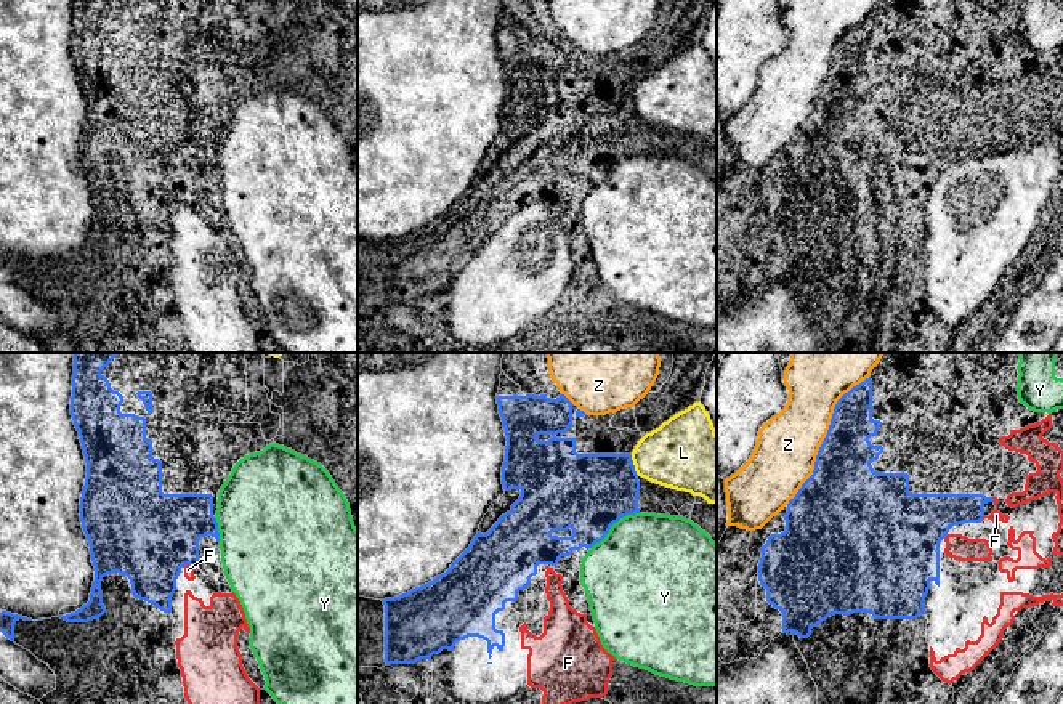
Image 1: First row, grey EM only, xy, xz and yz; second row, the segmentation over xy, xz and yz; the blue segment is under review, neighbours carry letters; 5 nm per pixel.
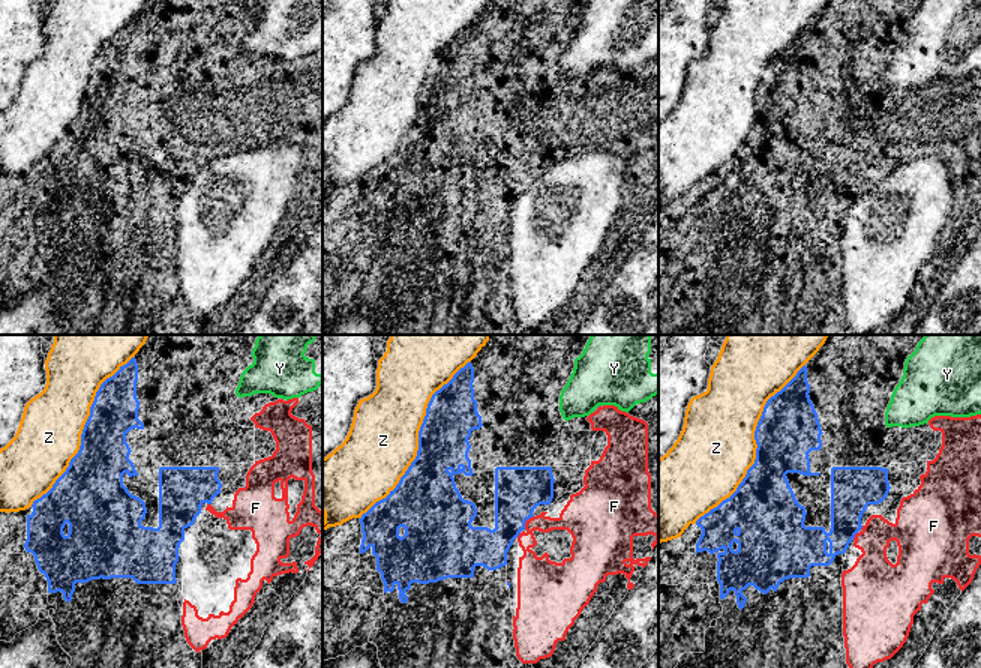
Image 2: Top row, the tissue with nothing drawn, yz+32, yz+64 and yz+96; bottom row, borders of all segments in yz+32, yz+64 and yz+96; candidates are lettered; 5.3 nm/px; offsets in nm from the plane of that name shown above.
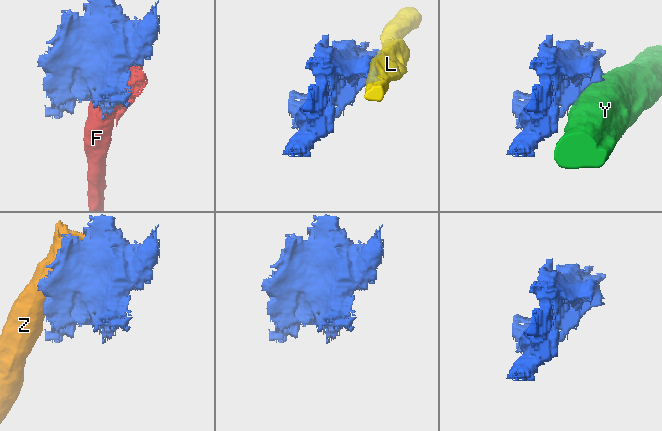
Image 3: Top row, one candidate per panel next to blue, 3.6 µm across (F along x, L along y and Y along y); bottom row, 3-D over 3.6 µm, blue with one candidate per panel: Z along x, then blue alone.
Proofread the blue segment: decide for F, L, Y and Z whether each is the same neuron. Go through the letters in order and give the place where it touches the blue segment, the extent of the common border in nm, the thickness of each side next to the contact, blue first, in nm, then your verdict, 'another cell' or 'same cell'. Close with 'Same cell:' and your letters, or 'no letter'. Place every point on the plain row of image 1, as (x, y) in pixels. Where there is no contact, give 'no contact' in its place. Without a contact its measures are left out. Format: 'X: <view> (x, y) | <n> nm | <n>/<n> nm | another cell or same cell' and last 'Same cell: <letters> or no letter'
F: yz (993, 140) | 40 nm | 180/50 nm | same cell
L: xz (634, 106) | 110 nm | 380/360 nm | another cell
Y: xz (613, 164) | 320 nm | 400/480 nm | another cell
Z: yz (826, 77) | 750 nm | 320/300 nm | another cell
Same cell: F

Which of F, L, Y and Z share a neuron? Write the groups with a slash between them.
F / L / Y / Z

